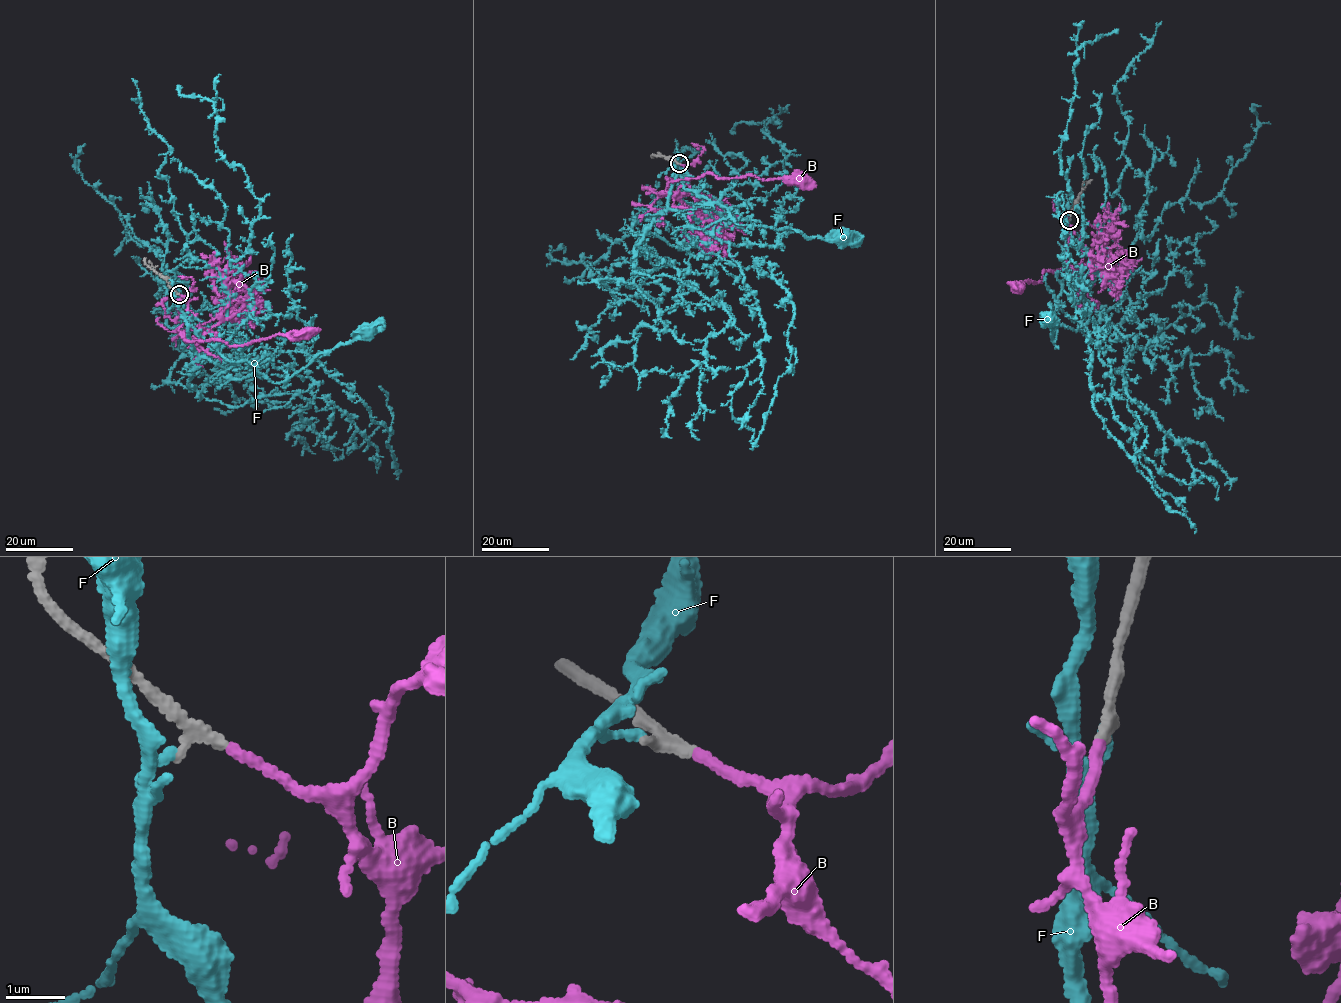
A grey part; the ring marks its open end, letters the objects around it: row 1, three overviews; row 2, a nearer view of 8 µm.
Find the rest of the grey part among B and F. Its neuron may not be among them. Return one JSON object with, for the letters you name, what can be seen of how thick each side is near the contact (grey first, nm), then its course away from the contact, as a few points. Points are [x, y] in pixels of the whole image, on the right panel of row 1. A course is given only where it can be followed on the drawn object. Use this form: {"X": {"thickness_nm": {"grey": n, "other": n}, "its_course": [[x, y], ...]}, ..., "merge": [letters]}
{"B": {"thickness_nm": {"grey": 200, "other": 160}, "its_course": [[1069, 220], [1067, 263], [1080, 272], [1067, 268], [1045, 270], [1037, 283], [1025, 281], [1016, 287]]}, "merge": ["B"]}

